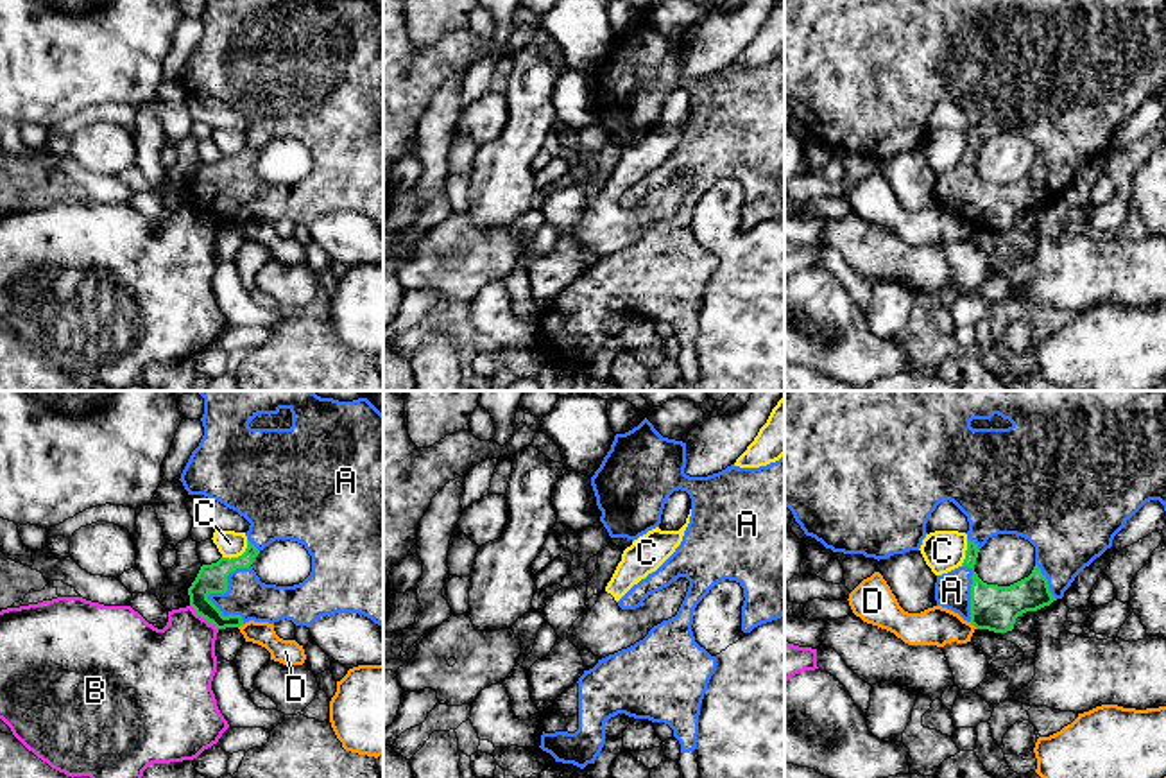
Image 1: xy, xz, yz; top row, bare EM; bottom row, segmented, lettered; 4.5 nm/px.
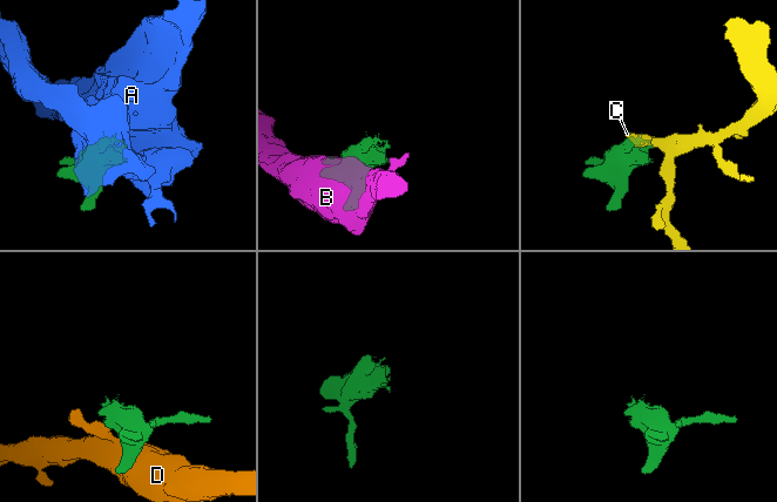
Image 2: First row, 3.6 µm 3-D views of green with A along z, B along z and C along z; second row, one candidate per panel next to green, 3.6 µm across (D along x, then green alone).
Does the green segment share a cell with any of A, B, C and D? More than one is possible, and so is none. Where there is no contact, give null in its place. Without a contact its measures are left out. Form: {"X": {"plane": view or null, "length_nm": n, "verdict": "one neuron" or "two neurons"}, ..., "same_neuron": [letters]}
{"A": {"plane": "xy", "length_nm": 260, "verdict": "one neuron"}, "B": {"plane": "xy", "length_nm": 170, "verdict": "two neurons"}, "C": {"plane": "xy", "length_nm": 150, "verdict": "two neurons"}, "D": {"plane": "yz", "length_nm": 50, "verdict": "two neurons"}, "same_neuron": ["A"]}

